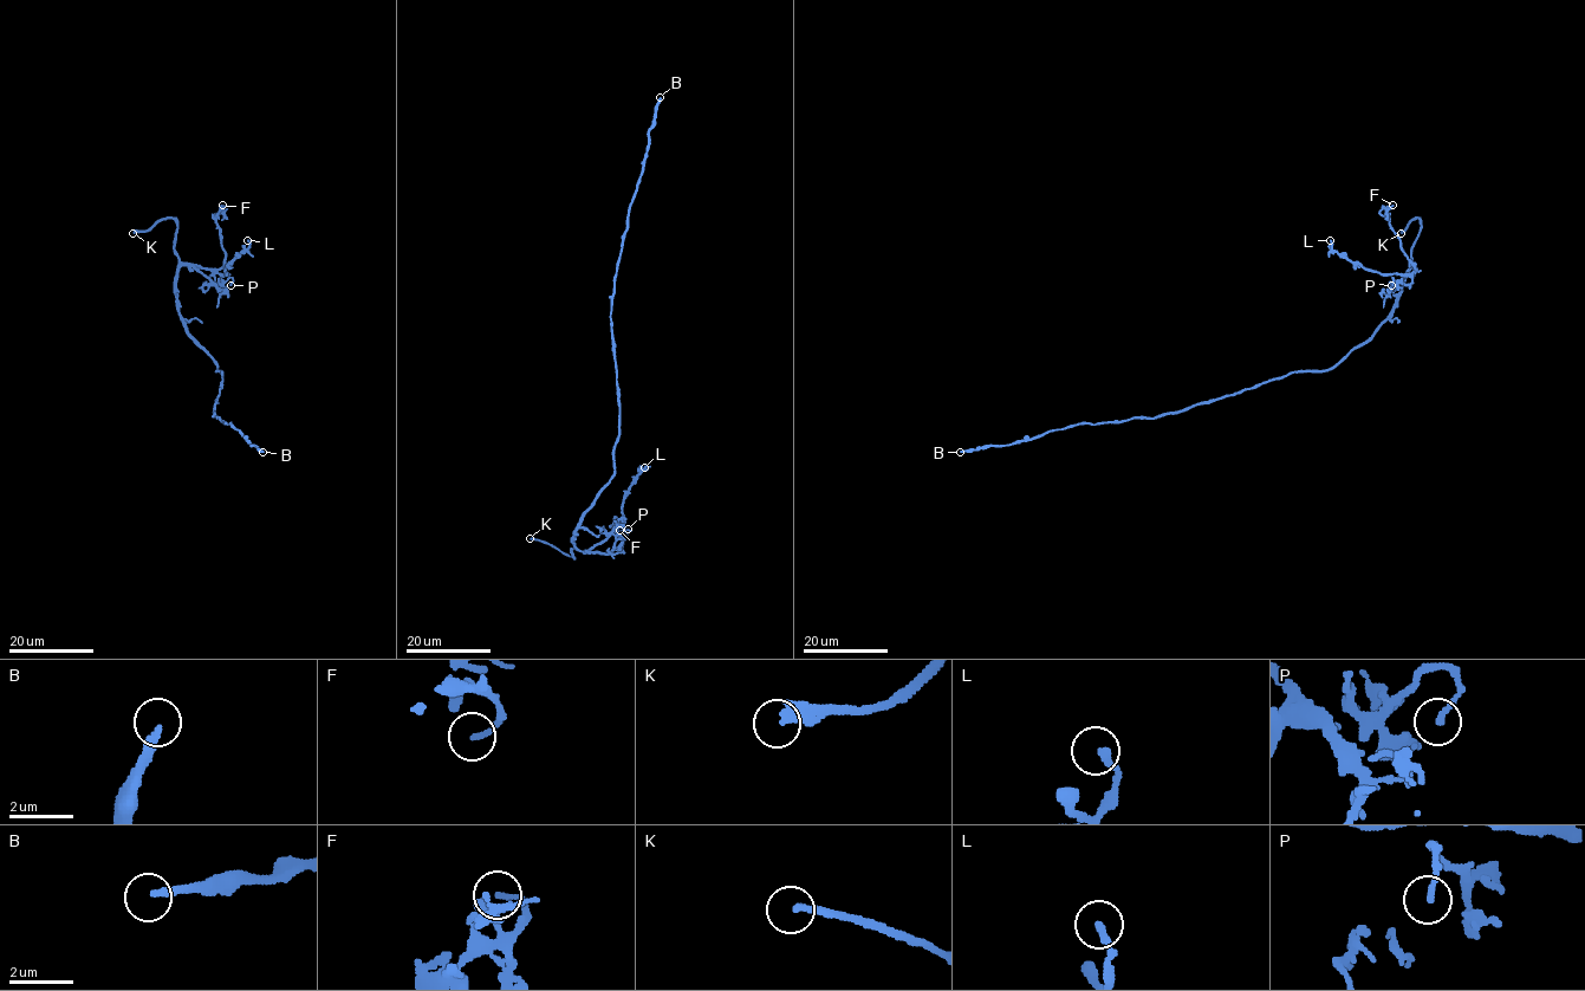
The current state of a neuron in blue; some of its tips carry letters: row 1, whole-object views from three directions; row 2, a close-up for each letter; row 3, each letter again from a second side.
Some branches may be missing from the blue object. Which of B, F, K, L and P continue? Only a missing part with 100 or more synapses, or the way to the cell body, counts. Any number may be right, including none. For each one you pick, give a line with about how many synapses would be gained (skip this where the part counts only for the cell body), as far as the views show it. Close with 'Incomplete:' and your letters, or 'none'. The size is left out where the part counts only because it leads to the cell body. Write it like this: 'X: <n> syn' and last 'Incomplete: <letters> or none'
B: 300 syn
Incomplete: B, K

